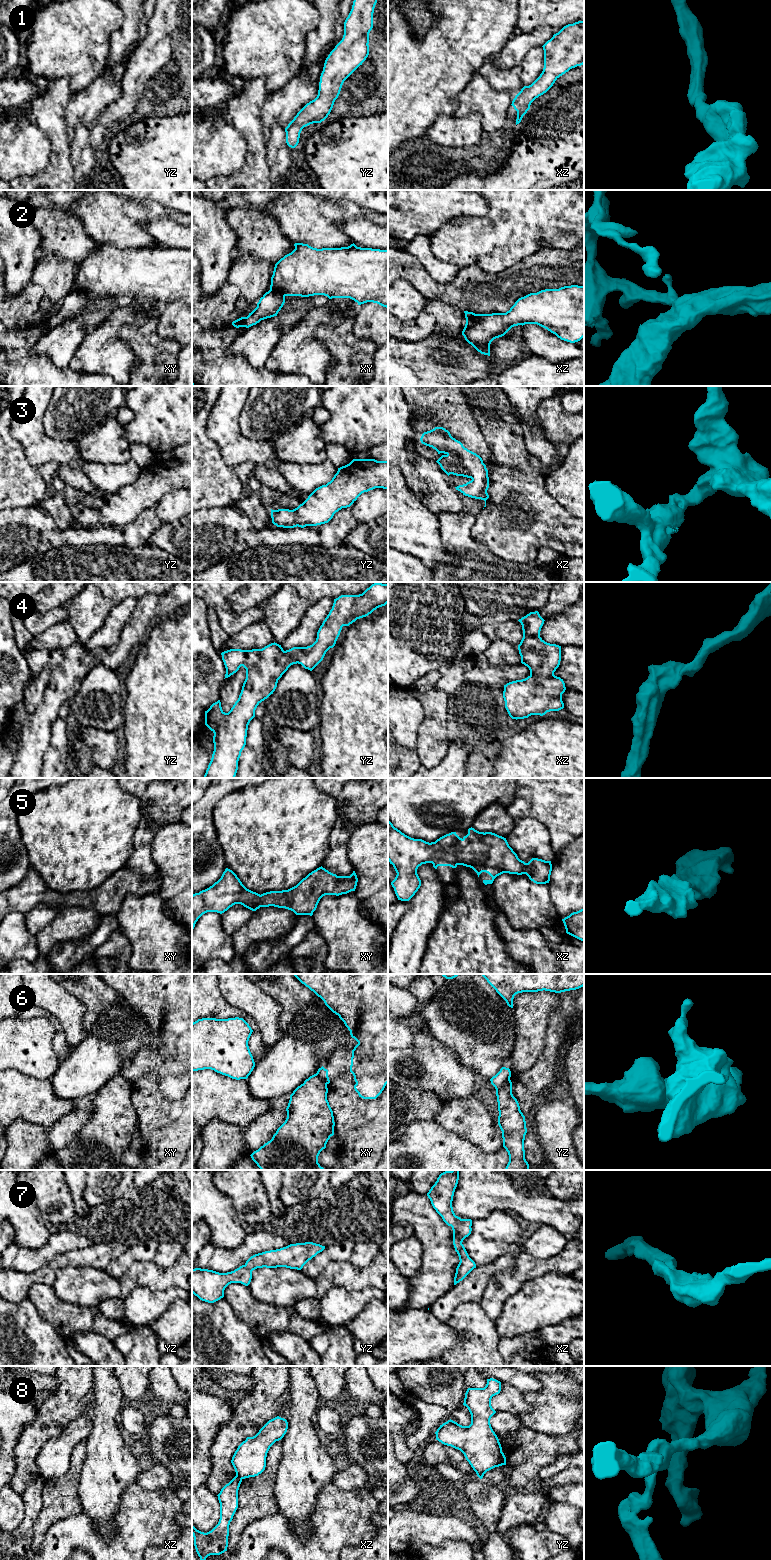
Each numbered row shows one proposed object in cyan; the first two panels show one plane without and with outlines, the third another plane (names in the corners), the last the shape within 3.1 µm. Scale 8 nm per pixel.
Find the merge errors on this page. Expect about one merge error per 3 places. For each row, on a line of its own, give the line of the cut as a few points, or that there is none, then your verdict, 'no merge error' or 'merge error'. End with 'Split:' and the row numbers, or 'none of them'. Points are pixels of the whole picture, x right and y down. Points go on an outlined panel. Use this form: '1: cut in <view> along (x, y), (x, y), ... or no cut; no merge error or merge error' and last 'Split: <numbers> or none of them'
1: no cut; no merge error
2: cut in xy along (270, 288), (285, 295); merge error
3: no cut; no merge error
4: no cut; no merge error
5: no cut; no merge error
6: cut in yz along (509, 1077), (496, 1090); merge error
7: no cut; no merge error
8: cut in yz along (502, 1452), (498, 1465); merge error
Split: 2, 6, 8

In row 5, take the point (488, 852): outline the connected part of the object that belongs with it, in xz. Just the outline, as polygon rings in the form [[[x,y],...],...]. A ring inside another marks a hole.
[[[388,819],[388,861],[393,865],[397,875],[391,882],[398,900],[409,901],[421,886],[421,880],[417,869],[422,864],[432,863],[438,866],[450,866],[456,868],[463,865],[472,868],[478,875],[488,873],[492,879],[483,880],[485,885],[492,884],[494,879],[503,874],[526,874],[536,884],[546,884],[550,881],[552,871],[551,861],[532,858],[528,863],[520,860],[517,854],[509,846],[506,838],[492,832],[479,832],[474,828],[468,829],[468,834],[460,838],[456,832],[446,834],[435,842],[426,842],[422,839],[411,838],[395,828]]]

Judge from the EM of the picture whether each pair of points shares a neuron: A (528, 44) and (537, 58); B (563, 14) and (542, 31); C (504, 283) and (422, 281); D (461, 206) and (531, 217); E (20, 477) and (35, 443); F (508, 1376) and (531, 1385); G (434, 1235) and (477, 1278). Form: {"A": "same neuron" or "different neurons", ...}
{"A": "different neurons", "B": "different neurons", "C": "same neuron", "D": "different neurons", "E": "different neurons", "F": "same neuron", "G": "different neurons"}

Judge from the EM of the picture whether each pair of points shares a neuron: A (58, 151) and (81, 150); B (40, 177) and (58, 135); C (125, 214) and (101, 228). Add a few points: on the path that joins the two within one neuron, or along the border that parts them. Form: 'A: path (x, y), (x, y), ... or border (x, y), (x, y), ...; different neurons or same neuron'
A: border (69, 134), (70, 161), (74, 174); different neurons
B: path (51, 169), (58, 162), (58, 146); same neuron
C: path (119, 220), (109, 220), (107, 222); same neuron

